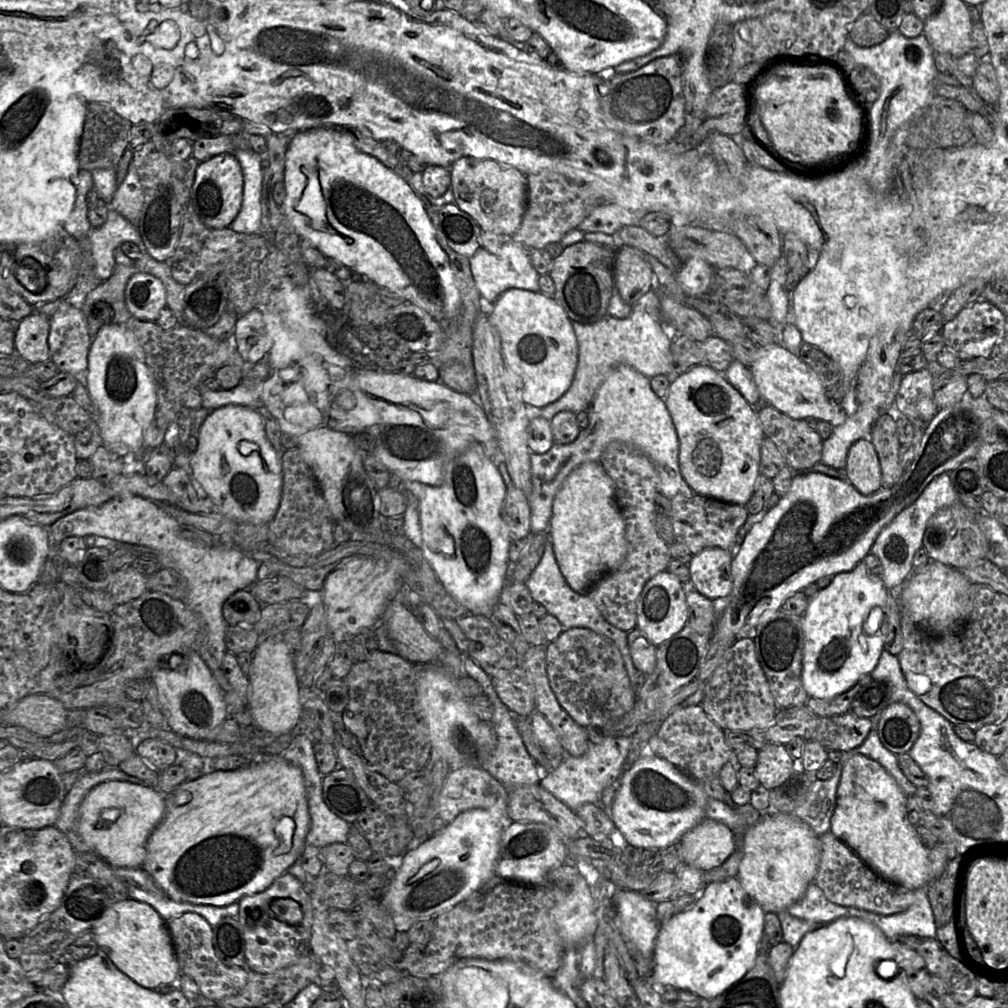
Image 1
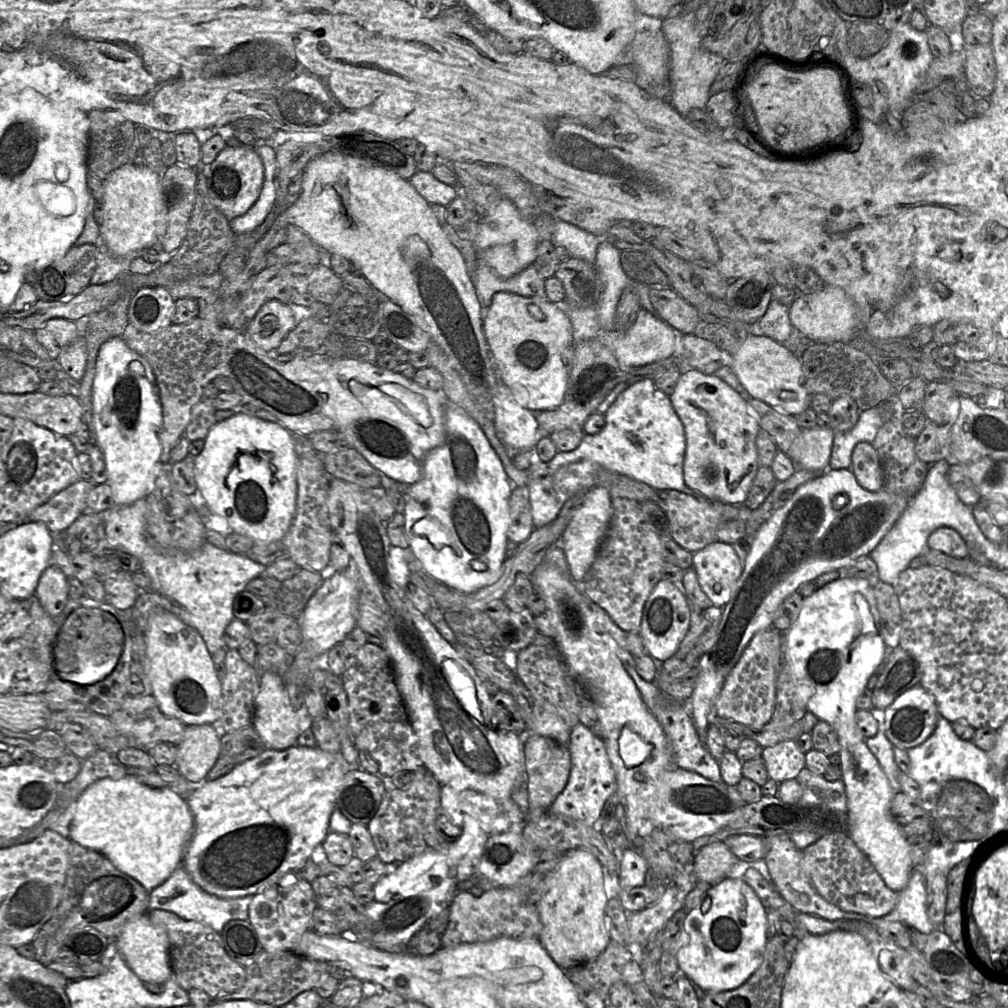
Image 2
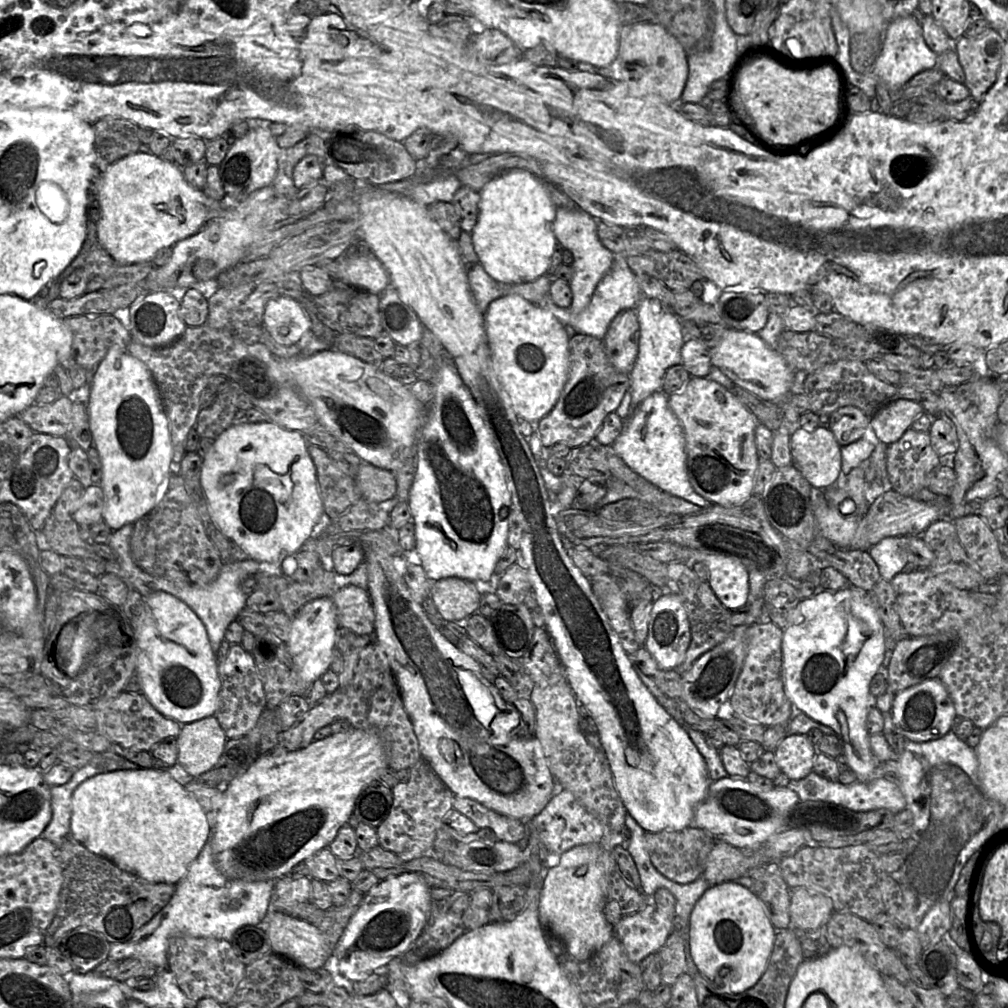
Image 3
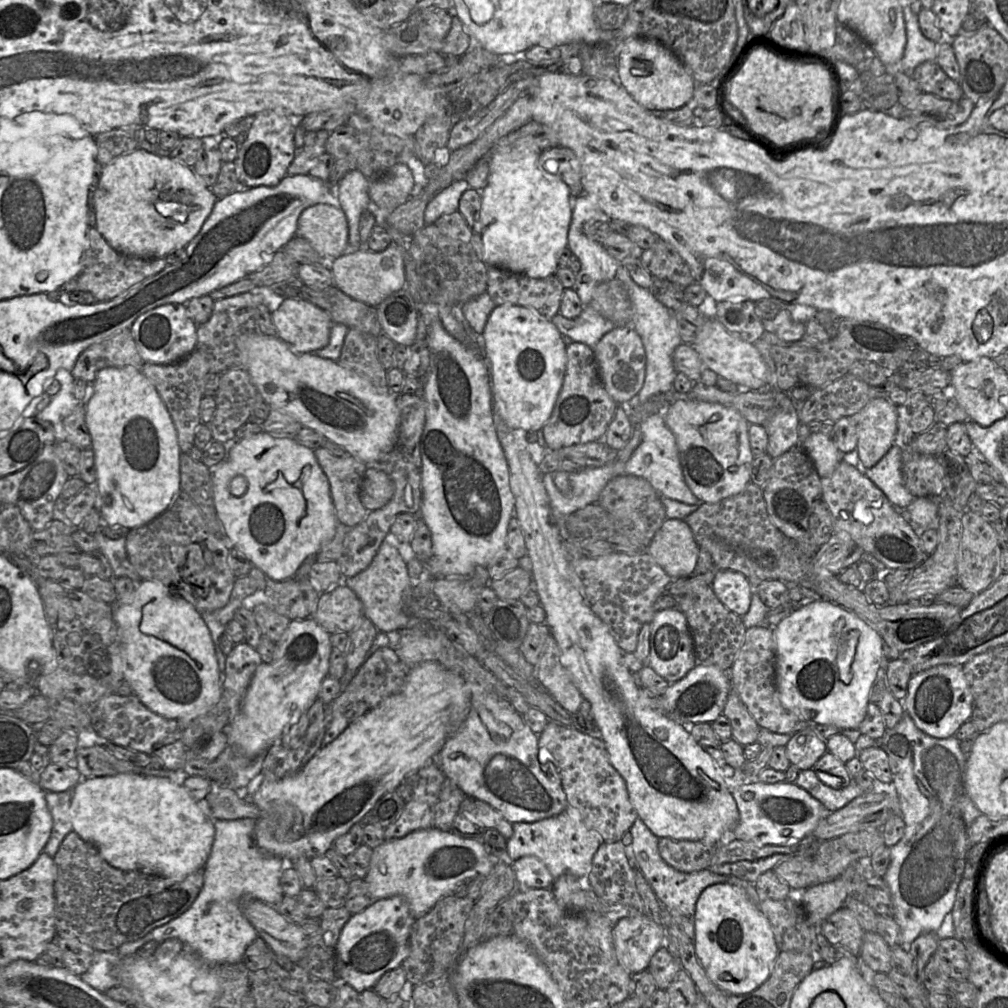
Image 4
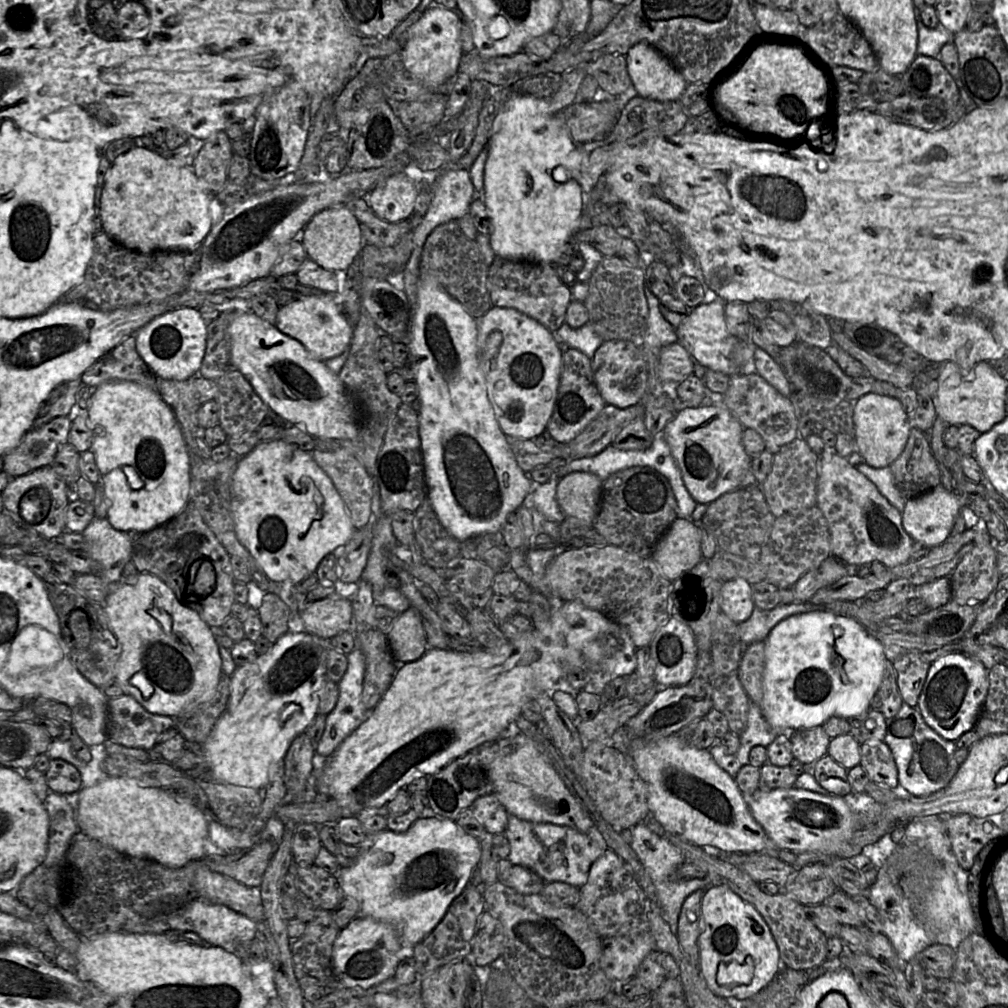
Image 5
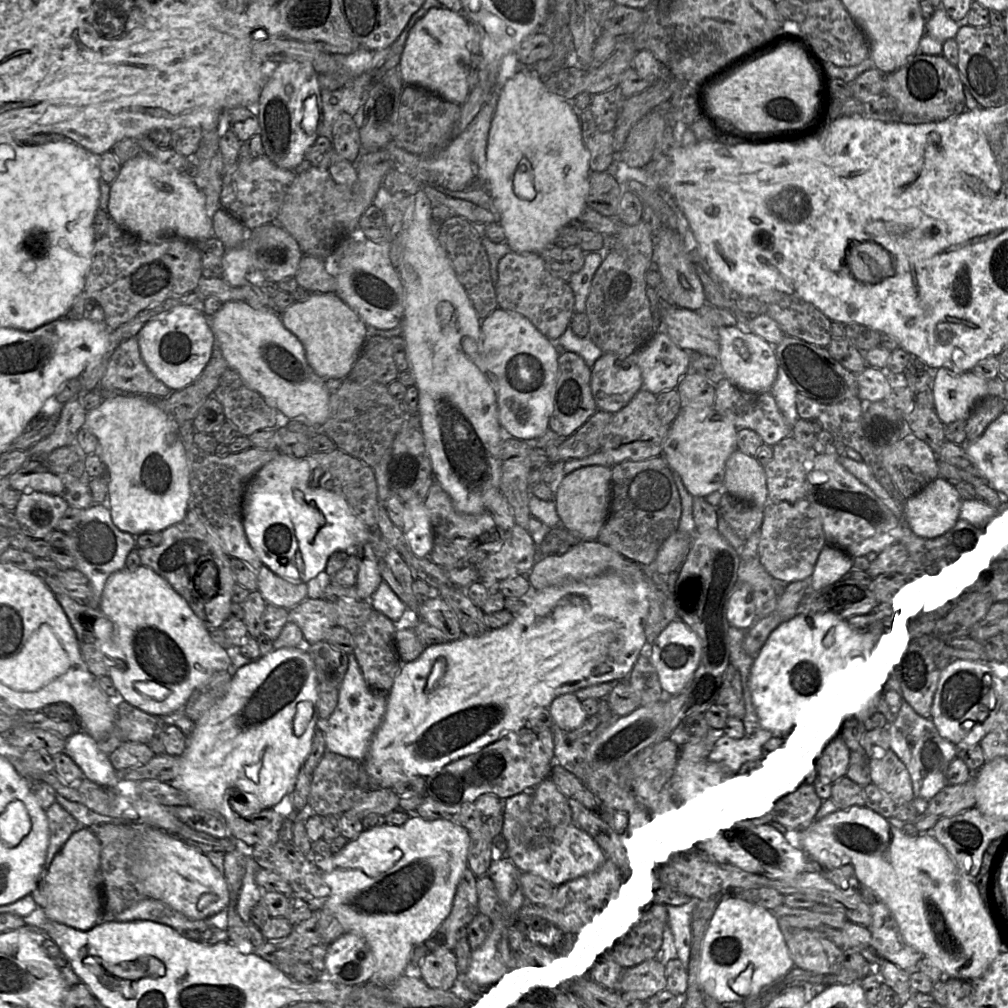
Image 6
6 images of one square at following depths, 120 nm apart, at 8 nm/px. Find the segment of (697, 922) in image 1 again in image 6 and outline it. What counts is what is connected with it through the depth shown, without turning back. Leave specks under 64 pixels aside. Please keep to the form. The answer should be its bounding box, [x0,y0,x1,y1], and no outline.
[698,891,794,1004]

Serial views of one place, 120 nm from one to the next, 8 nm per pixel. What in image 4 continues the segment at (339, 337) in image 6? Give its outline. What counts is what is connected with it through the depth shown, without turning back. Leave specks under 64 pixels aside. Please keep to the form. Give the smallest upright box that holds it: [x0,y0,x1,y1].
[271,298,333,353]

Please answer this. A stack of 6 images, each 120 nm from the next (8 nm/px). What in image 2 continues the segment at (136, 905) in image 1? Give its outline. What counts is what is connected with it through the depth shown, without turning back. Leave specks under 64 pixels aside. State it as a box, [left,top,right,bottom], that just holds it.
[114,913,173,985]

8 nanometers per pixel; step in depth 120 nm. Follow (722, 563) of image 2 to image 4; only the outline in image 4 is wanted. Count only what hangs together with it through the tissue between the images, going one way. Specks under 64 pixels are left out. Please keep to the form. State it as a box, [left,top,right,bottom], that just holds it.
[712,569,754,617]

